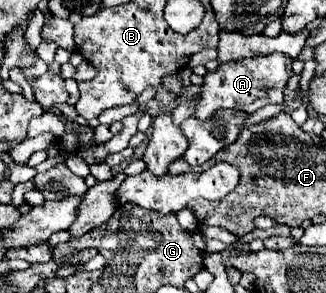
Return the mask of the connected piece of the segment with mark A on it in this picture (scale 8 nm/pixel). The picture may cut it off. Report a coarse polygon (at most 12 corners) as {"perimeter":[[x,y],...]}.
{"perimeter":[[281,52],[207,72],[197,118],[283,104],[293,58]]}

